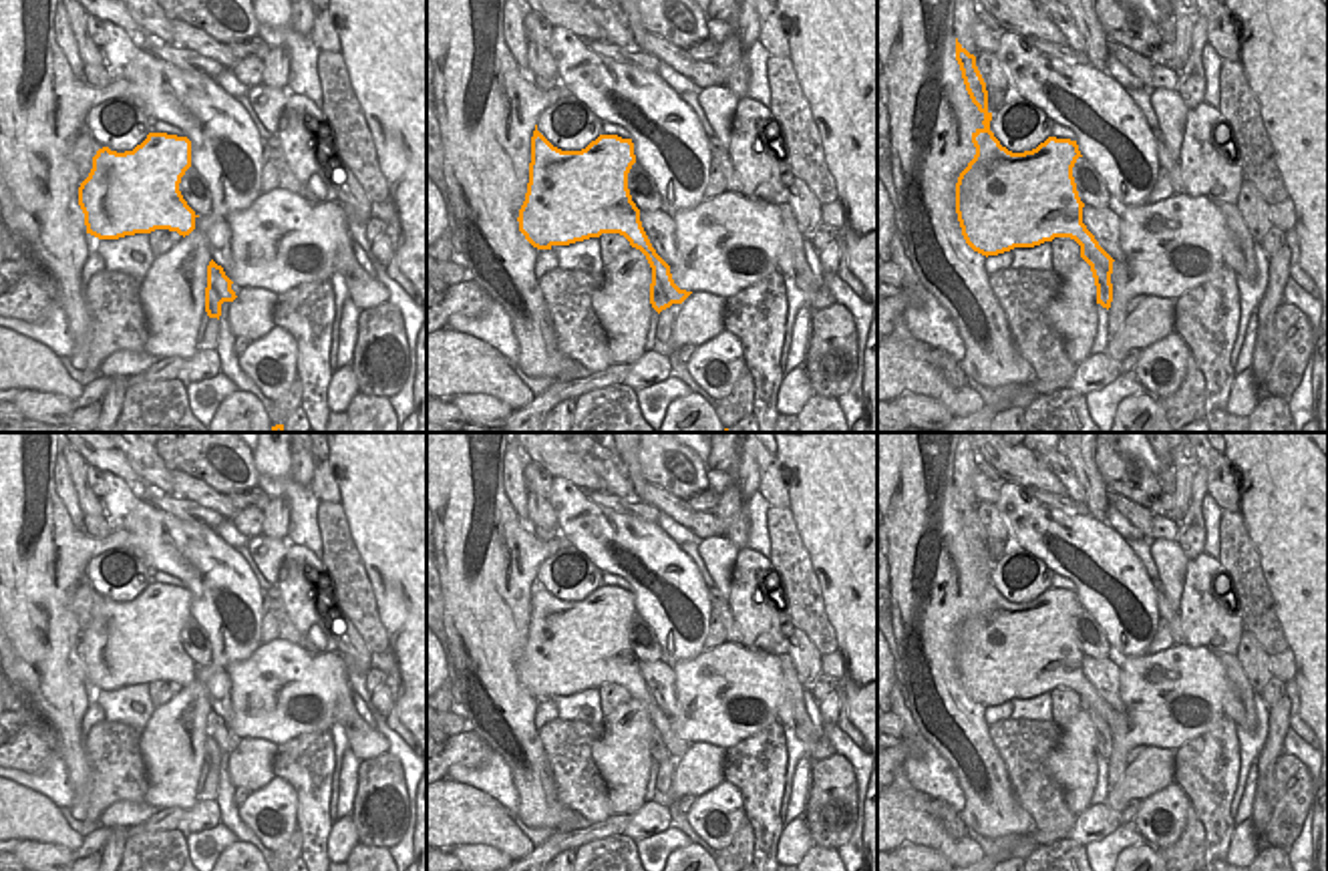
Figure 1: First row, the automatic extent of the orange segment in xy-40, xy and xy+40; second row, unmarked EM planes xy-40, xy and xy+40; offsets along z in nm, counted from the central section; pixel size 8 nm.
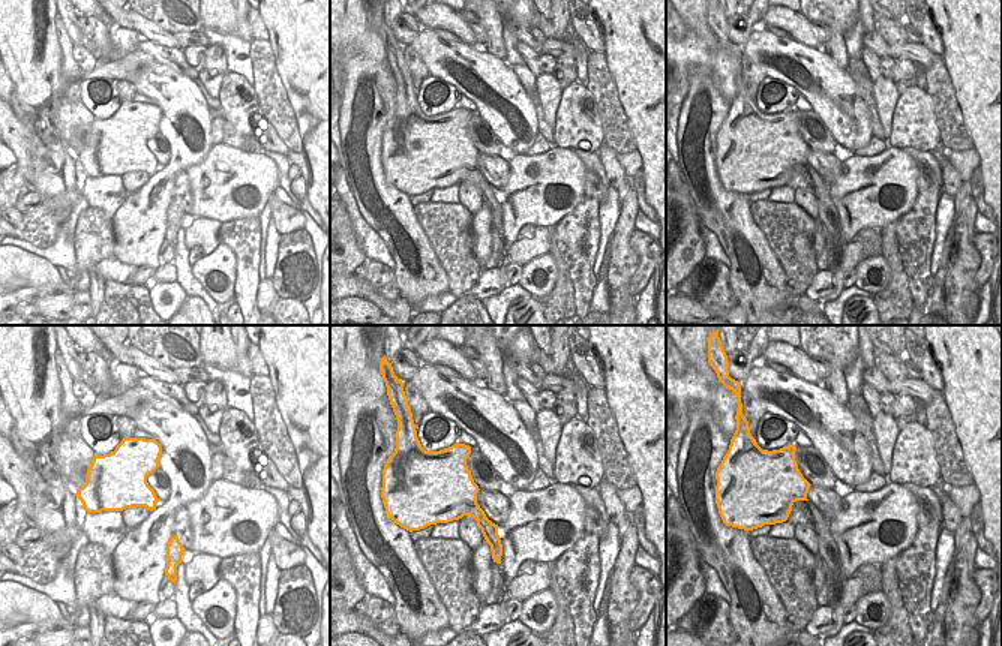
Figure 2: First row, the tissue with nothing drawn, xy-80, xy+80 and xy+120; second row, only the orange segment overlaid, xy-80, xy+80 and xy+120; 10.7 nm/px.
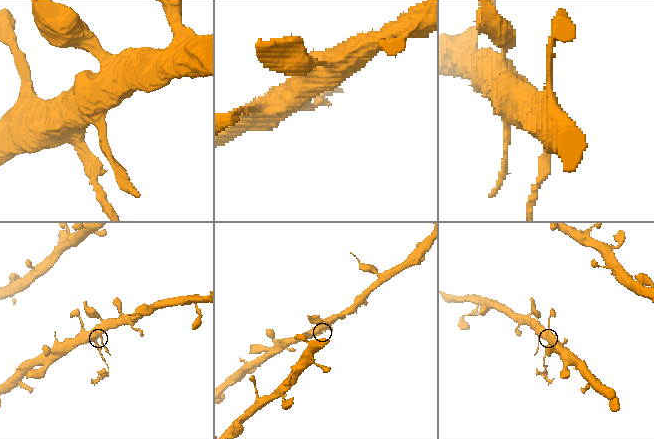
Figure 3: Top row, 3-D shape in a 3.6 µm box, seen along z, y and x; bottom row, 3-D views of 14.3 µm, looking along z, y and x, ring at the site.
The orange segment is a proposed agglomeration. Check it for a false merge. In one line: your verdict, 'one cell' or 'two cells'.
two cells

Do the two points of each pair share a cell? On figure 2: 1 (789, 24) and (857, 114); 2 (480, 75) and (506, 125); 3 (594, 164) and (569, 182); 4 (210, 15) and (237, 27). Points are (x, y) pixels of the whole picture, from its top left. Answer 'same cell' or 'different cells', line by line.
1: different cells
2: same cell
3: different cells
4: same cell

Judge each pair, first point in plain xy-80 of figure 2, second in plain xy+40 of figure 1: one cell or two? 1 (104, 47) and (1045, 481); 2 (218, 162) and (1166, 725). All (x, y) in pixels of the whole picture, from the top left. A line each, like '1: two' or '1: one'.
1: two
2: one

